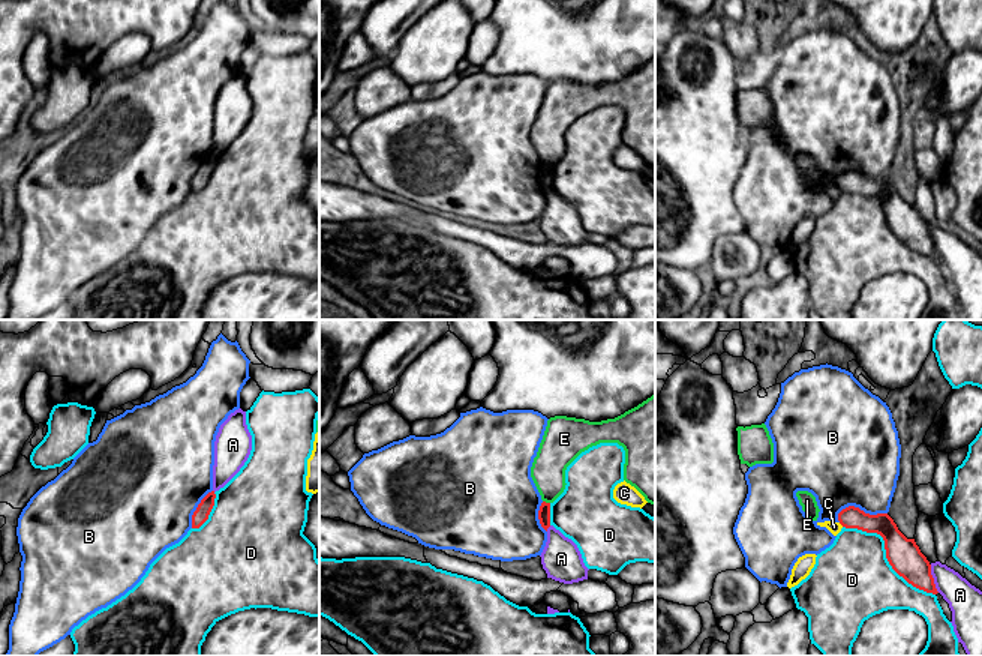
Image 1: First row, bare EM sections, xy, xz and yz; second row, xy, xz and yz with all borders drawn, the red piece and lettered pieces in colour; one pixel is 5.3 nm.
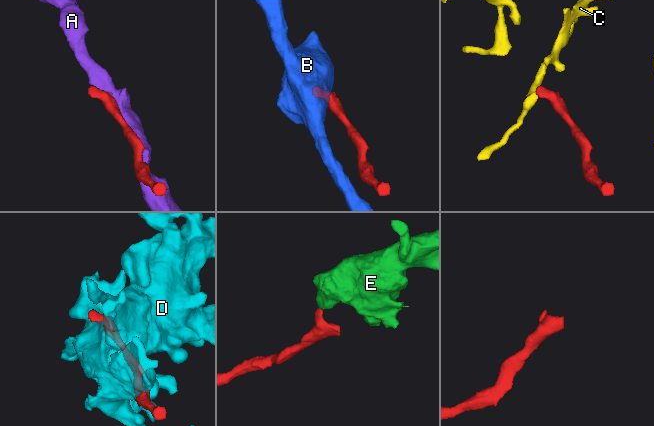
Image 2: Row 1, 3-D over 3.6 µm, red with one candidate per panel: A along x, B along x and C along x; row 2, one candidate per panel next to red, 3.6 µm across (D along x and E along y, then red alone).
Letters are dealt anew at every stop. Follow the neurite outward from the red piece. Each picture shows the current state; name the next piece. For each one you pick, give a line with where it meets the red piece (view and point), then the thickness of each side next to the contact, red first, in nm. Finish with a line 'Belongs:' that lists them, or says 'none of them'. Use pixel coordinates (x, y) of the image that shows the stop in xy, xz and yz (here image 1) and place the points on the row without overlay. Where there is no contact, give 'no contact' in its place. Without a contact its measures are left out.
Belongs: none of them

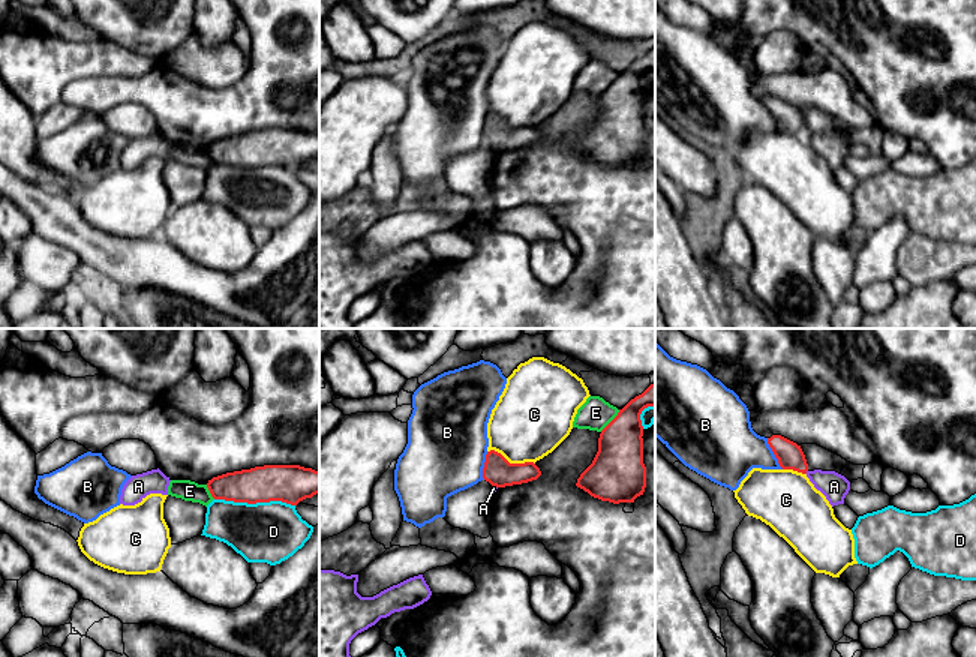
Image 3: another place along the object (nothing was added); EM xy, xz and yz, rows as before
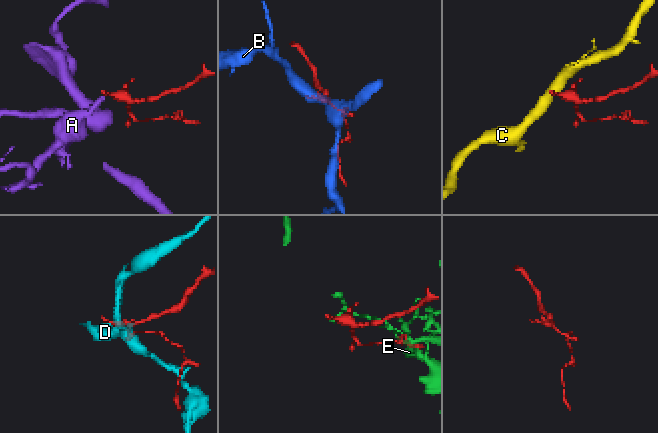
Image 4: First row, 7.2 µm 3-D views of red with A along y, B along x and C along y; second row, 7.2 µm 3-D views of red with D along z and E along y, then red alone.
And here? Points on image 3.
Belongs: none of them

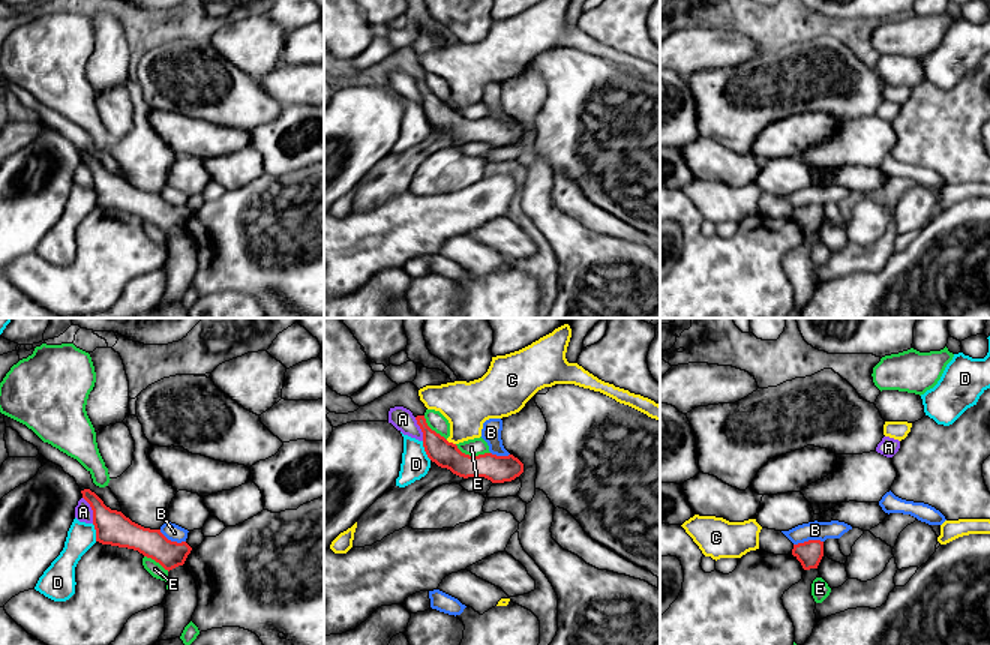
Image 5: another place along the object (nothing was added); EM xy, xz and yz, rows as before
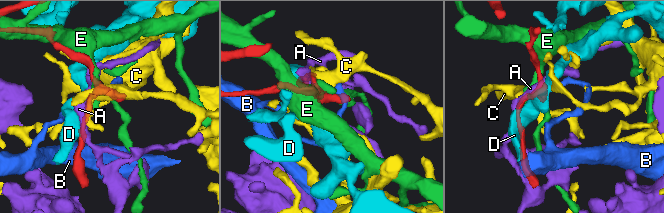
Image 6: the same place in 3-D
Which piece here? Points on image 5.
Belongs: none of them

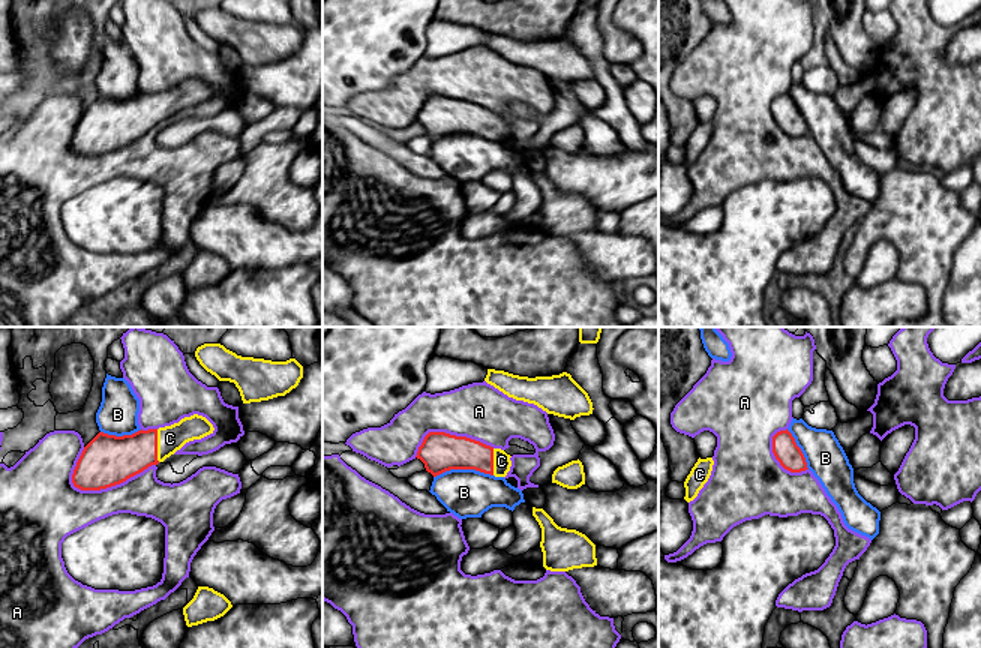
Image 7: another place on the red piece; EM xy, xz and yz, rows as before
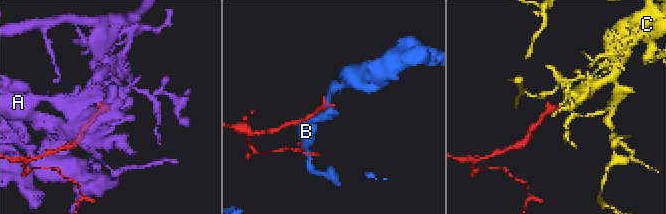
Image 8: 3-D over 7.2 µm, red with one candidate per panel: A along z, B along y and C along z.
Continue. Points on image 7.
C: xy (156, 110) | 260/140 nm
Belongs: C

